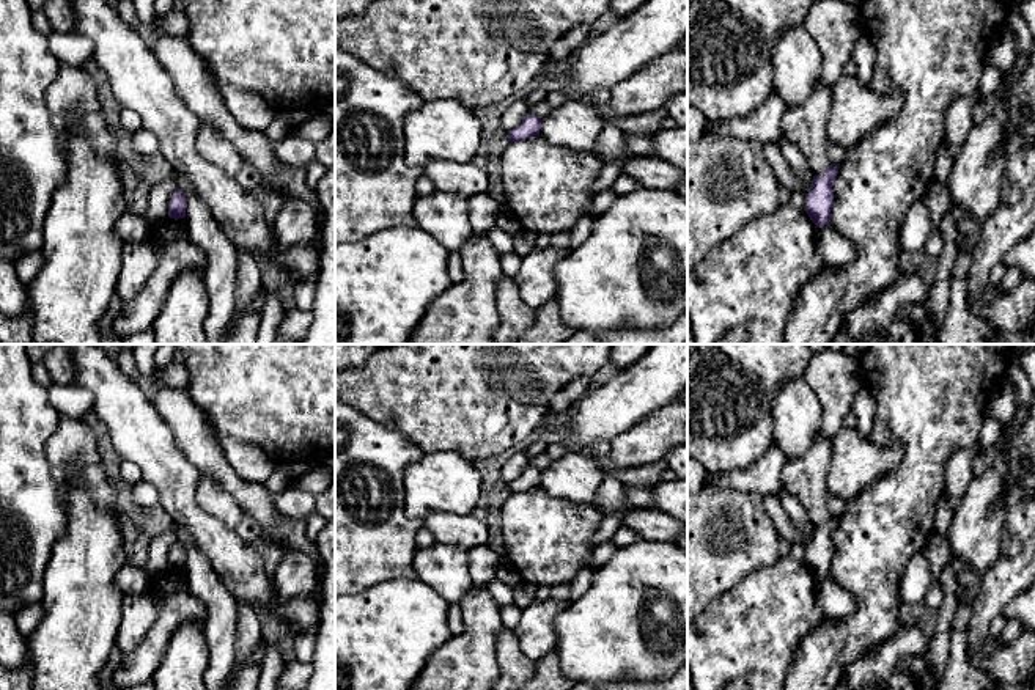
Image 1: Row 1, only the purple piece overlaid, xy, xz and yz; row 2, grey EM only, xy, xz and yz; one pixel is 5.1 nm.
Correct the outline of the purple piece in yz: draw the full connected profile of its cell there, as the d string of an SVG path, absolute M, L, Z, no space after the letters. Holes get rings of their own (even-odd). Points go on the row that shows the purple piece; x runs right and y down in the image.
M831 163L823 173L813 176L810 192L805 195L804 211L816 226L829 225L834 206L834 181L840 163Z

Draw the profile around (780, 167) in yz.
M764 143L763 152L764 152L768 162L771 163L782 187L785 187L788 190L801 192L804 195L807 195L810 192L812 182L804 182L794 176L788 162L782 156L777 143Z

